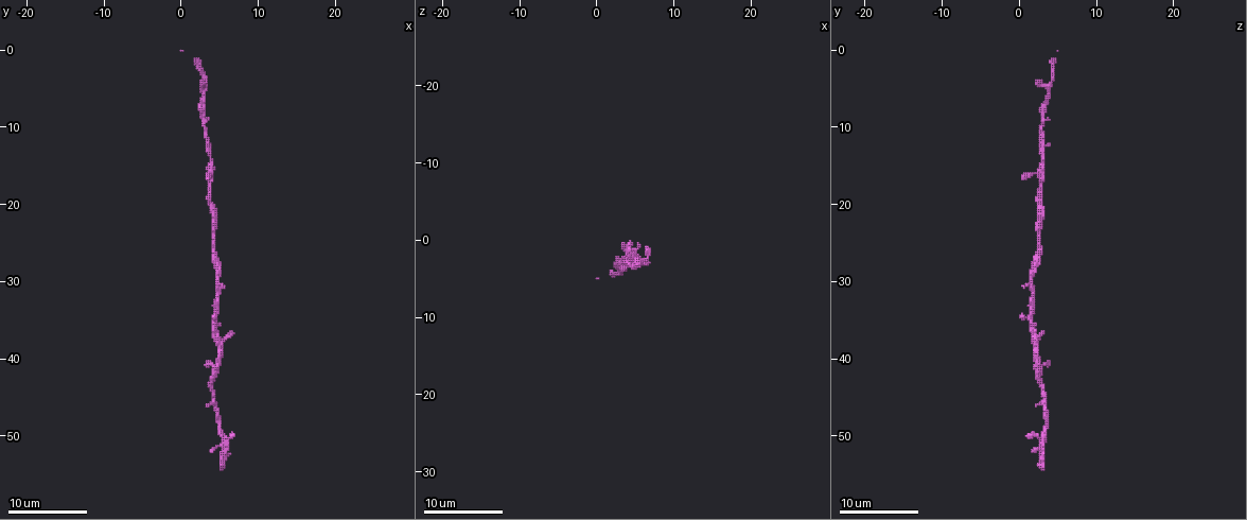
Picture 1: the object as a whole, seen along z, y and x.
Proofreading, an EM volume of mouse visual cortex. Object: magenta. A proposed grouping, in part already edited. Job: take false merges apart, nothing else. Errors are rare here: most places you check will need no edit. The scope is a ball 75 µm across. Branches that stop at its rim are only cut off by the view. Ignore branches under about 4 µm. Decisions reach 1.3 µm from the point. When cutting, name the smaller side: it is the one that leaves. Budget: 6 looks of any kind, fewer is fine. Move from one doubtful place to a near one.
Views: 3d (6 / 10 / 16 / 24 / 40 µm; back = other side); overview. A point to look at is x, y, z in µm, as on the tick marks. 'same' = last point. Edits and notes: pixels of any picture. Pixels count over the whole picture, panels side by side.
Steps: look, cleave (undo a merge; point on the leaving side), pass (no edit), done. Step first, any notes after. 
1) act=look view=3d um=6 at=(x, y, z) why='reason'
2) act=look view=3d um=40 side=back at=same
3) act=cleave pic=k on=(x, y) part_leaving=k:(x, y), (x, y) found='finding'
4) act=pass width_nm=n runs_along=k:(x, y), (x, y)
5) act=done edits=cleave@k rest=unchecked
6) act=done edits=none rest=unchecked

act=look view=3d um=10 at=(3.0, 11.5, 3.0) why='side arm on a straight run'

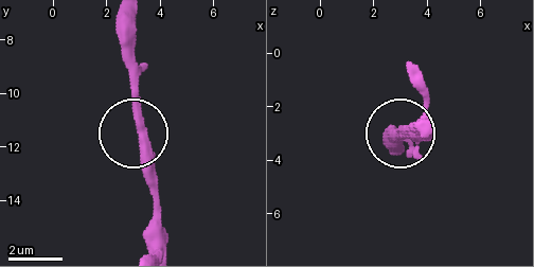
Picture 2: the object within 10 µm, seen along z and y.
act=look view=3d um=10 side=back at=same why='from behind'

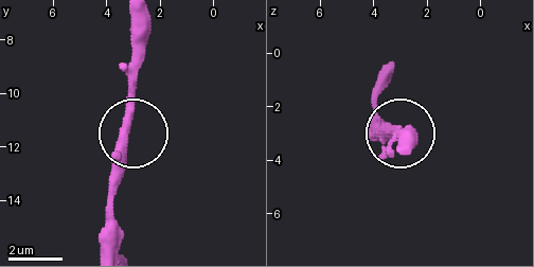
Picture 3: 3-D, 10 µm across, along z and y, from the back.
act=pass runs_along=3:(110, 246), (110, 164), (131, 123), (131, 64) found='continuous, no second neuron'

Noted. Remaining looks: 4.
act=look view=3d um=10 at=(4.0, 17.0, 3.0)

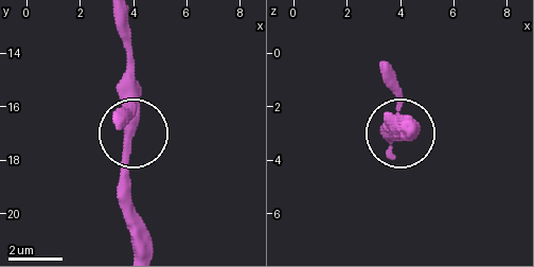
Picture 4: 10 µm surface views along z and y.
act=look view=3d um=10 side=back at=same

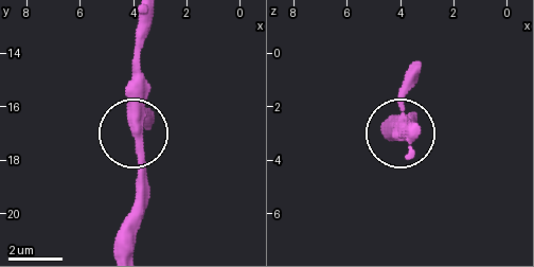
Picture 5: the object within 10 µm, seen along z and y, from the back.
act=pass runs_along=5:(130, 243), (138, 147), (130, 127), (130, 60) found='continuous, no second neuron'

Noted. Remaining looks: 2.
act=look view=3d um=10 at=(4.5, 26.5, 2.0)

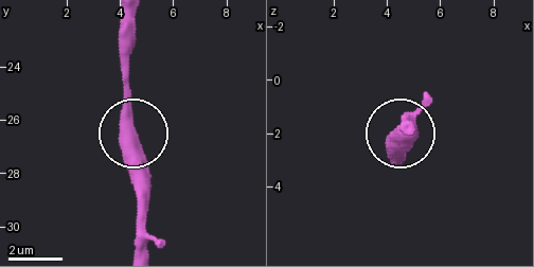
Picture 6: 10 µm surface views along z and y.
act=look view=3d um=10 side=back at=same

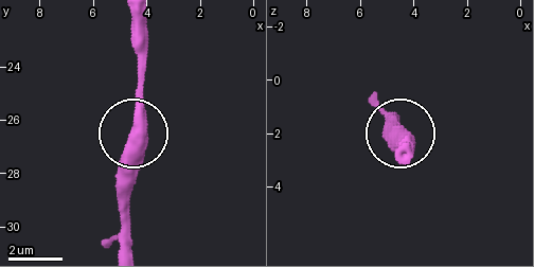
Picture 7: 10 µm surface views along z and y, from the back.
act=pass side_arm_um=29 runs_along=7:(142, 146), (132, 140), (137, 39) found='all the same neuron'

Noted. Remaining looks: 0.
act=done edits=none rest=unchecked

